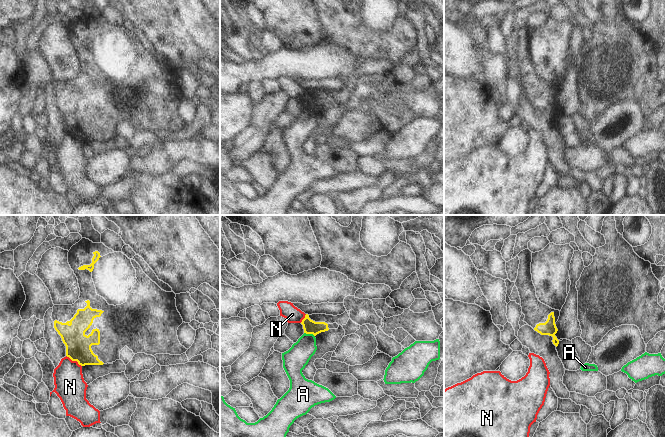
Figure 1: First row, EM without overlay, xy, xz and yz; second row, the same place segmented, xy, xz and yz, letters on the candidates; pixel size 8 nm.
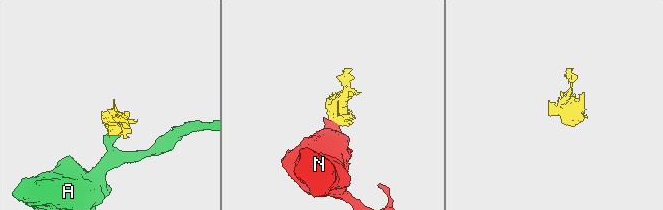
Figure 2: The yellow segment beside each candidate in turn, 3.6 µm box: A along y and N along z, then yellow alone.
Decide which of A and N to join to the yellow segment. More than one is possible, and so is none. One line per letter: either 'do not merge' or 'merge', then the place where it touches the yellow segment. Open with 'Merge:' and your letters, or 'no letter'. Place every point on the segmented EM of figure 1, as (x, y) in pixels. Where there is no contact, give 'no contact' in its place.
Merge: no letter
A: do not merge; meets yellow in xz at (309, 333)
N: do not merge; meets yellow in xy at (74, 360)

